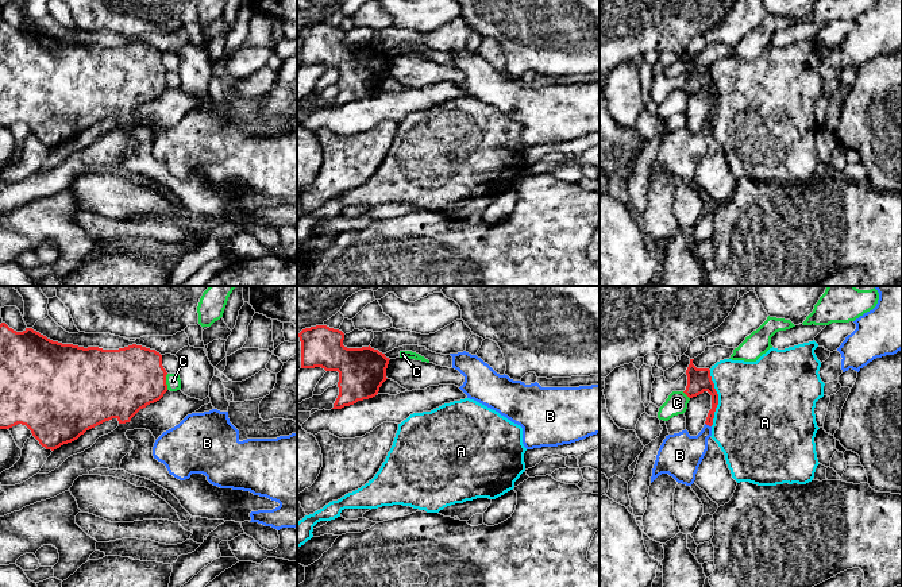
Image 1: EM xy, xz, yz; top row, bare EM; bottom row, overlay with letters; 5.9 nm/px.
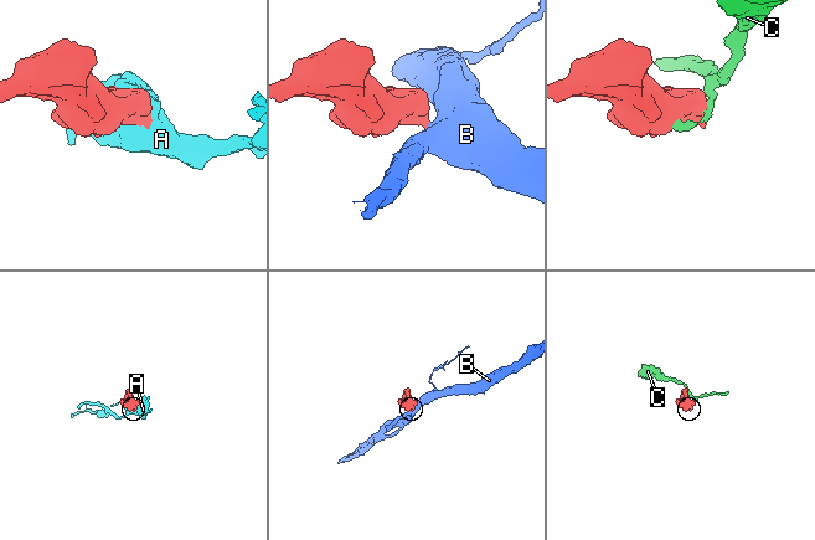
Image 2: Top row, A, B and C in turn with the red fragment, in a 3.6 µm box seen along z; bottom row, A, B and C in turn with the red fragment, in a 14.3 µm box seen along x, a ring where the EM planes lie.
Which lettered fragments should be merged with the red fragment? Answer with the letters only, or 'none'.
none

